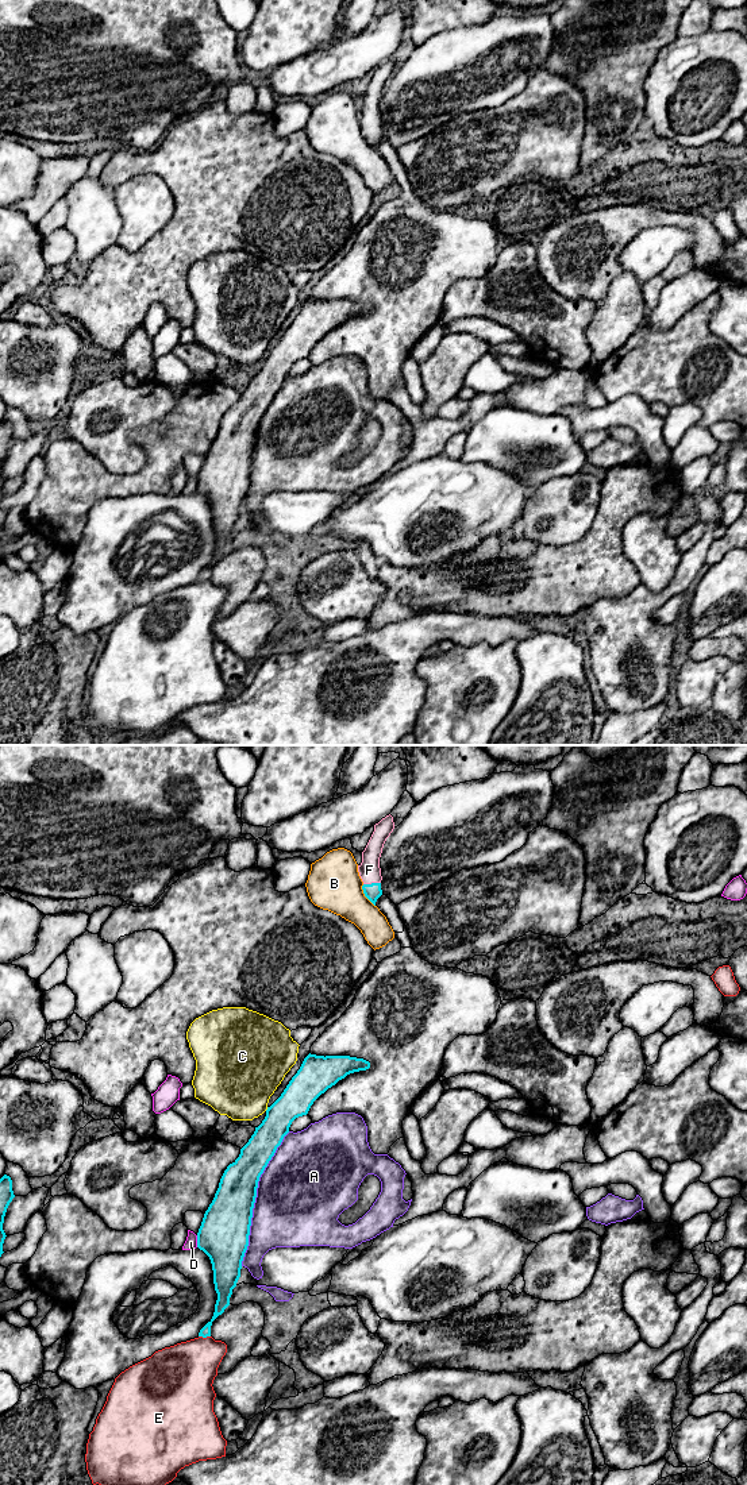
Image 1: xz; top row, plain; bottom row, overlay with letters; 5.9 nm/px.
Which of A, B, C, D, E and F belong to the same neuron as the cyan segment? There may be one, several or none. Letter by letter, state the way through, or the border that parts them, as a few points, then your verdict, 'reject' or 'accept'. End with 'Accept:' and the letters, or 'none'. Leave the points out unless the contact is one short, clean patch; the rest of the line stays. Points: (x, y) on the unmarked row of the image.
A: reject
B: reject
C: reject
D: reject
E: reject
F: runs through xz (373, 135), (372, 127), (369, 114); accept
Accept: F

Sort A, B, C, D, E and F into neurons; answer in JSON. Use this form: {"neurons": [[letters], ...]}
{"neurons": [["A"], ["B"], ["C"], ["D"], ["E"], ["F"]]}

